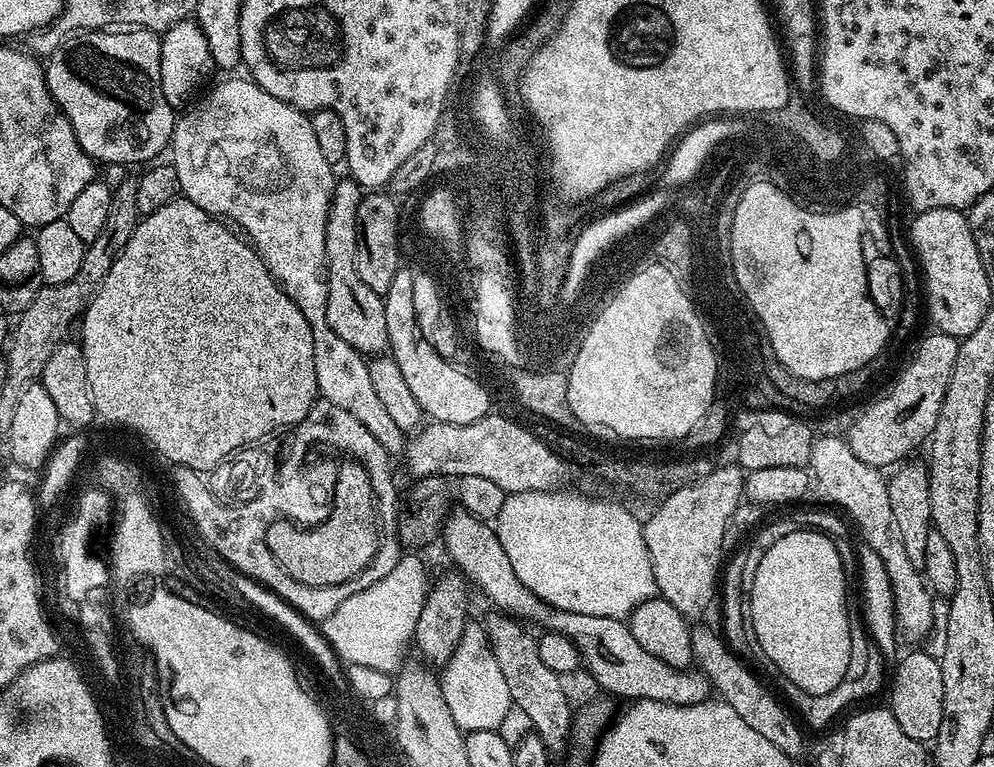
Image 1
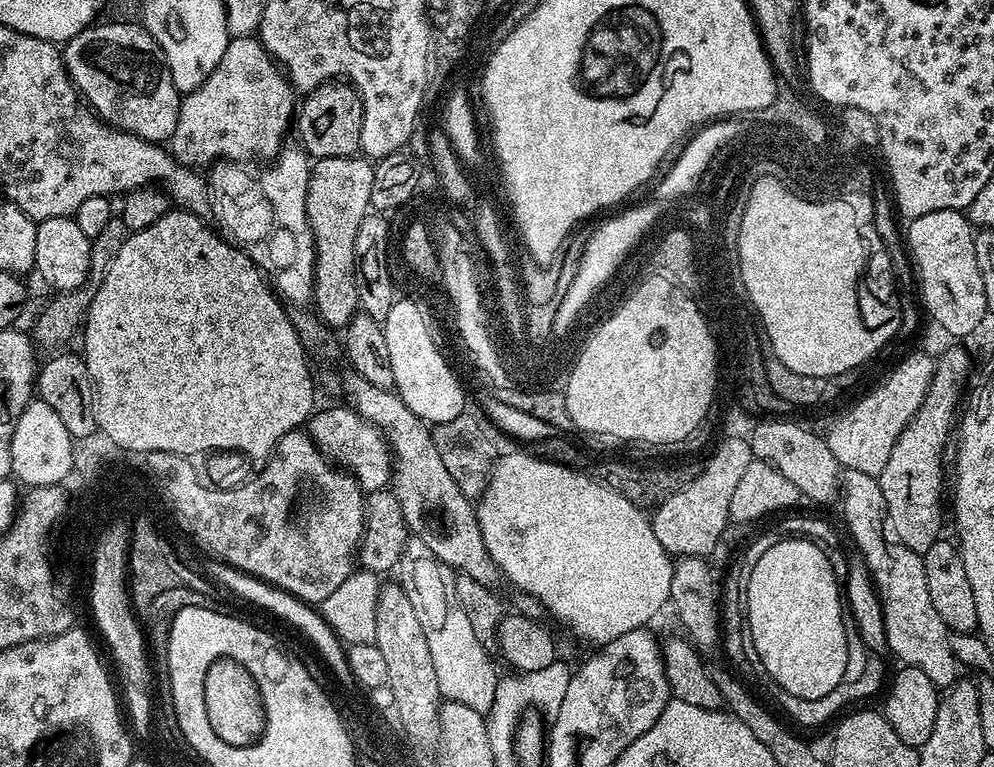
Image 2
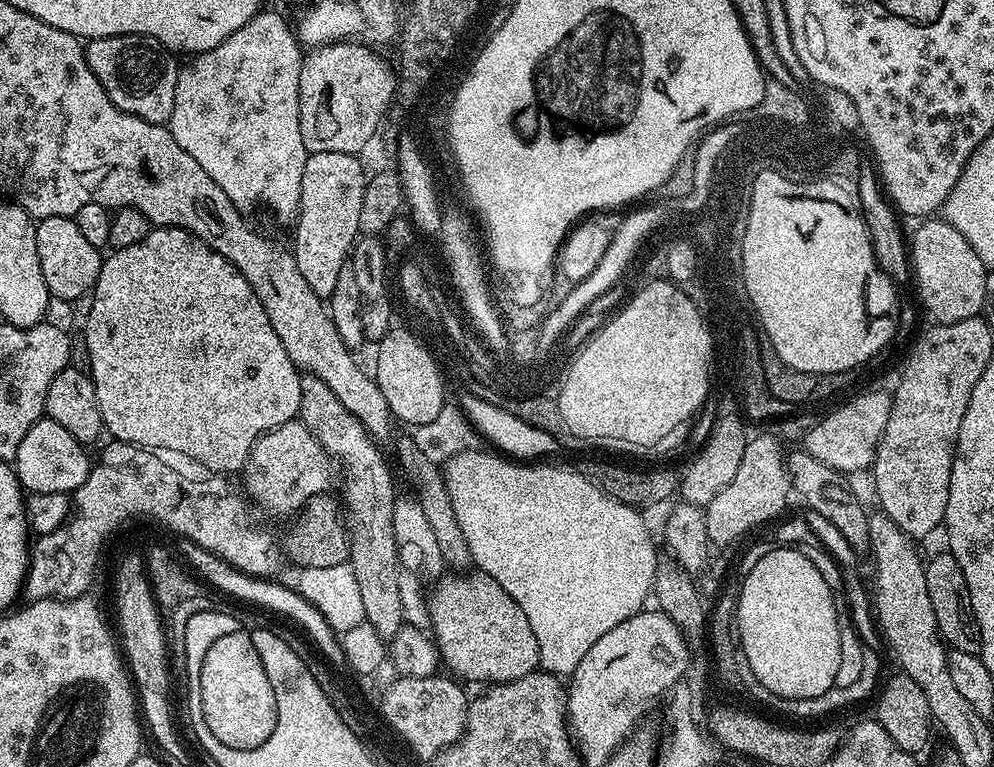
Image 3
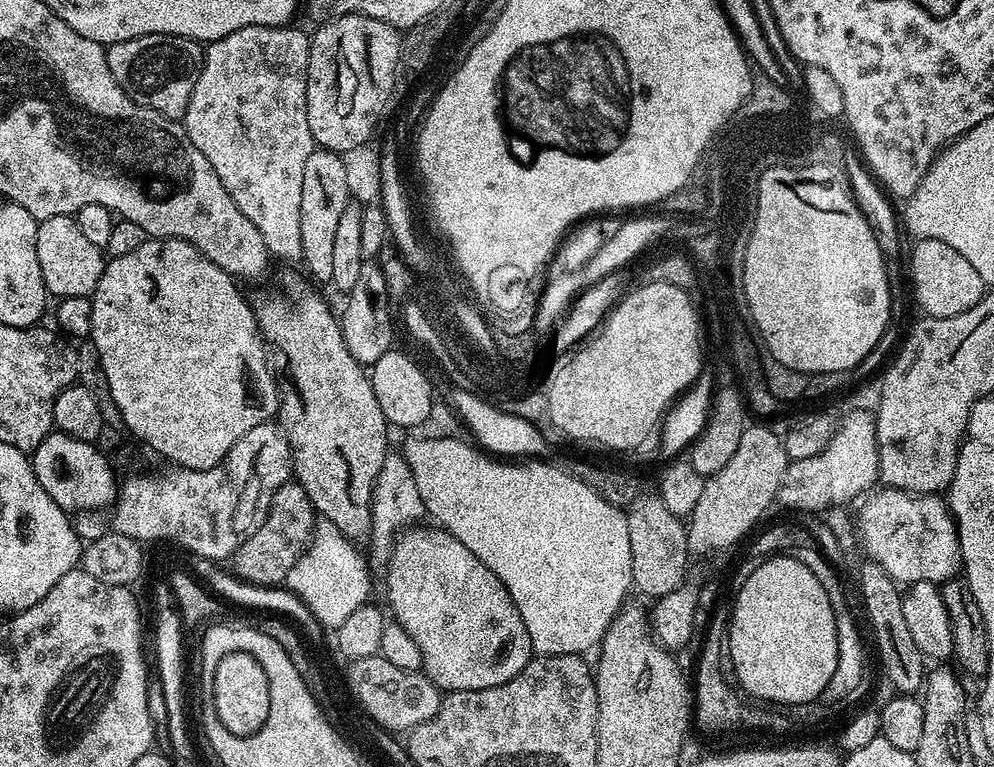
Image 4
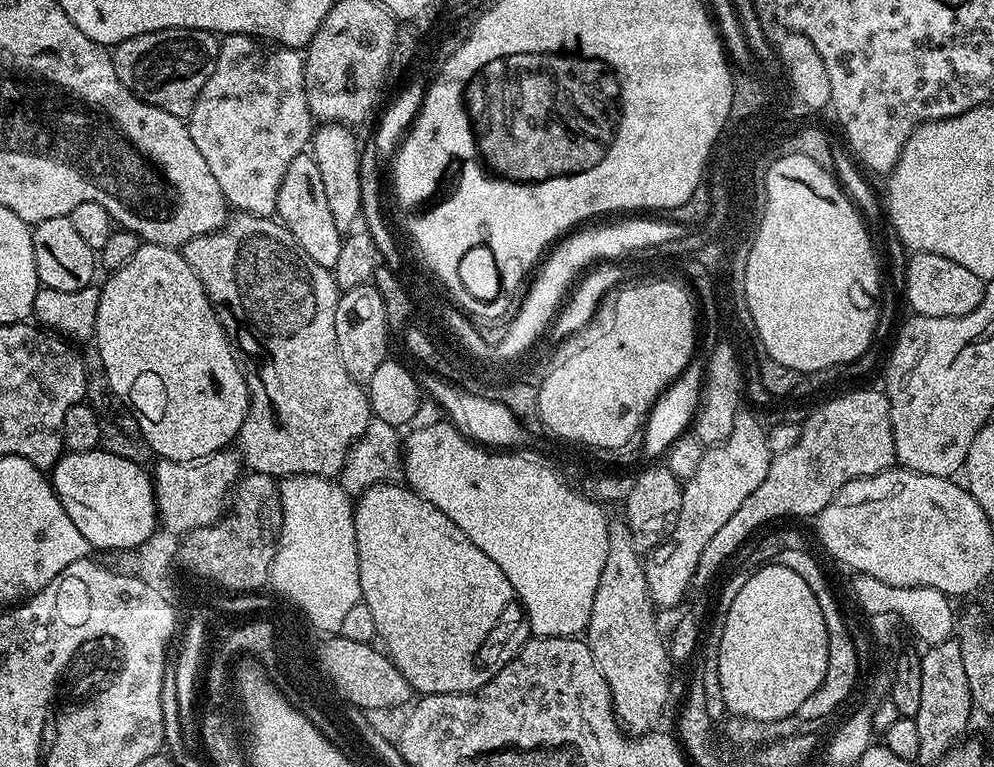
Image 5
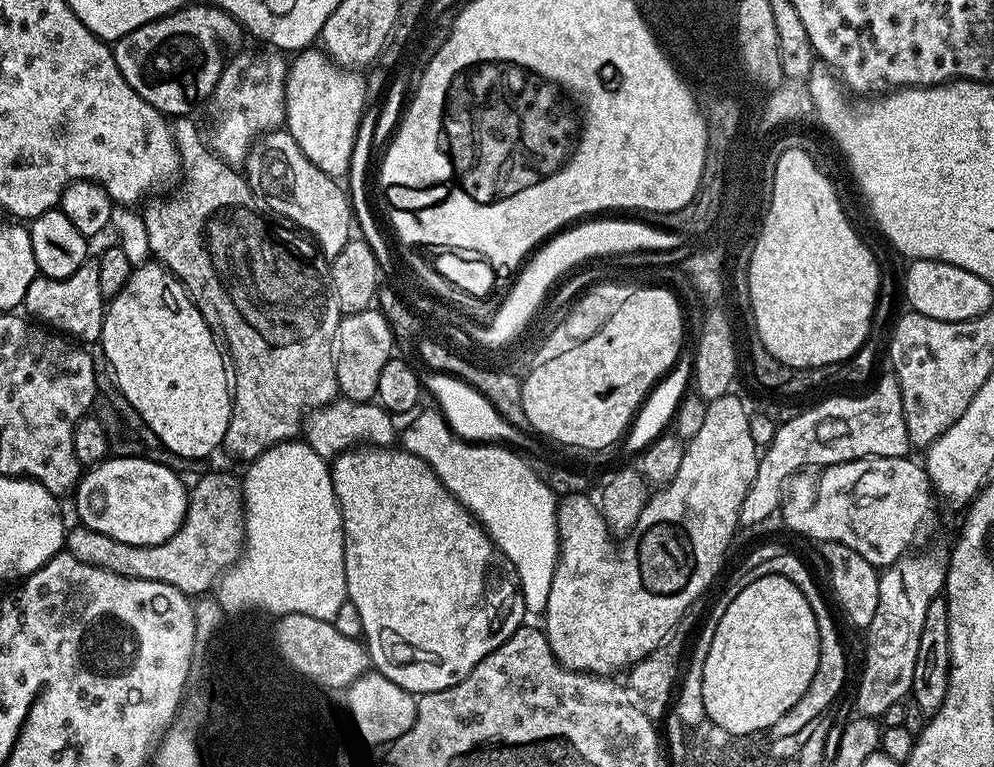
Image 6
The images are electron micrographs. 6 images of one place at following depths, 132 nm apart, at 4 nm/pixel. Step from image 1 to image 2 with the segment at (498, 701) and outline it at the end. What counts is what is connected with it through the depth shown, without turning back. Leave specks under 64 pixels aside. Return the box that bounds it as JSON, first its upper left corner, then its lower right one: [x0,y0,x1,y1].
[399,538,498,714]

